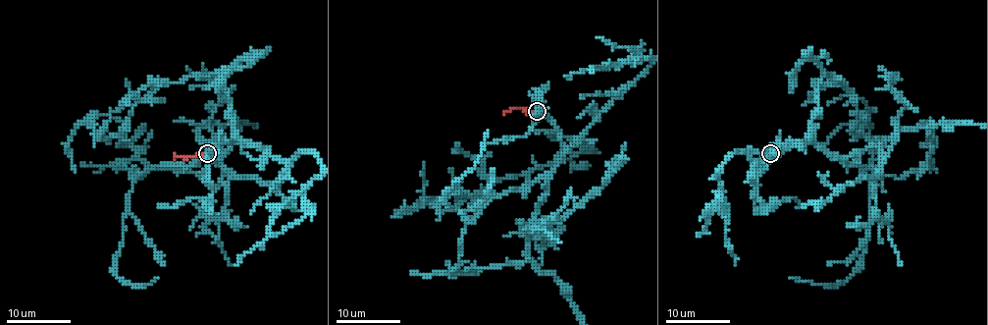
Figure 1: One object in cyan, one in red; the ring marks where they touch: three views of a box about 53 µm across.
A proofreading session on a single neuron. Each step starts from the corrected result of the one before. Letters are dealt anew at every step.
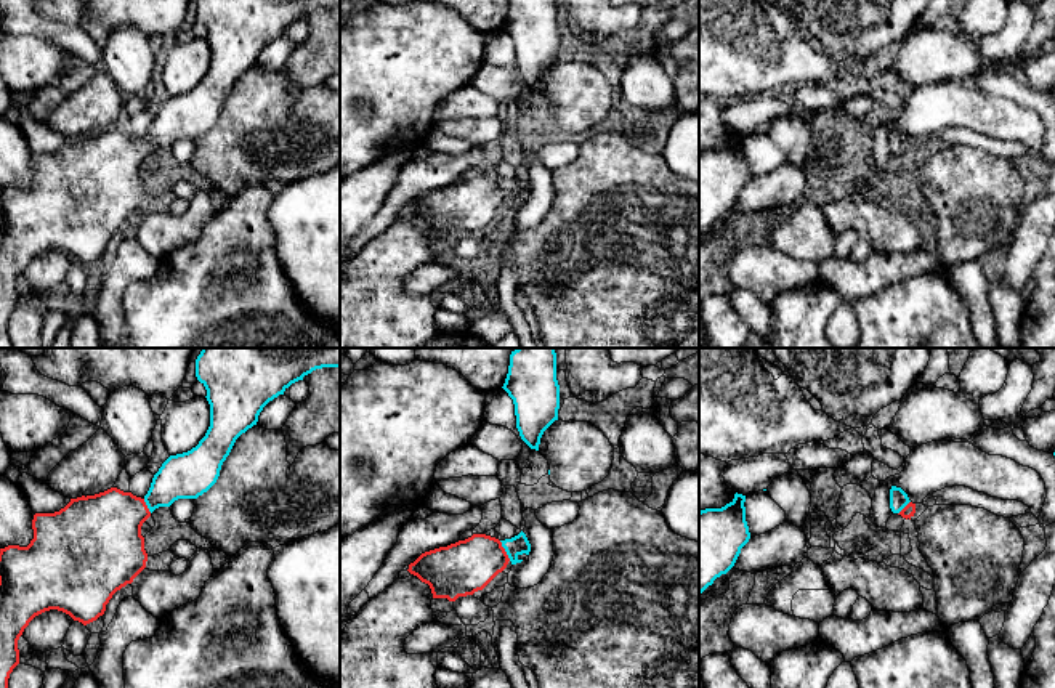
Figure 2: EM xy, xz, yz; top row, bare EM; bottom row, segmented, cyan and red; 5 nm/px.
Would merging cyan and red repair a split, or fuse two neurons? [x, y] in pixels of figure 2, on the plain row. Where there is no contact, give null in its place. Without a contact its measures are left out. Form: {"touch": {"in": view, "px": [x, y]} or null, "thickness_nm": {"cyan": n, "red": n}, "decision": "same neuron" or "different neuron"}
{"touch": {"in": "xz", "px": [505, 191]}, "thickness_nm": {"cyan": 100, "red": 260}, "decision": "same neuron"}

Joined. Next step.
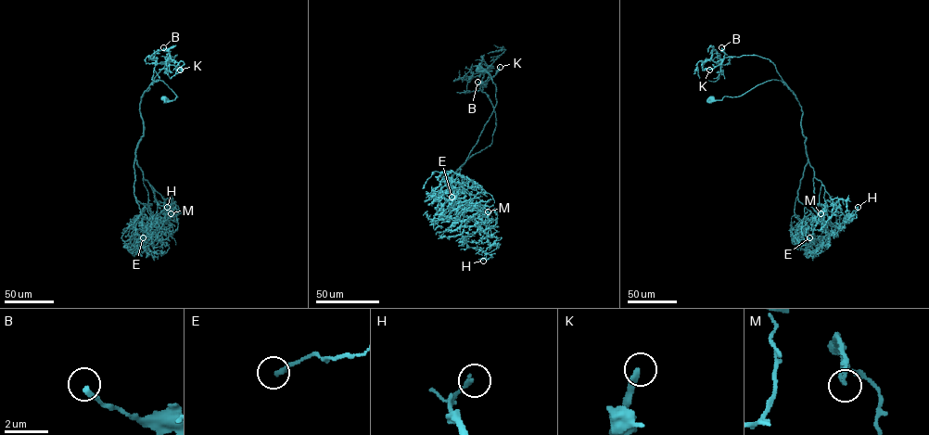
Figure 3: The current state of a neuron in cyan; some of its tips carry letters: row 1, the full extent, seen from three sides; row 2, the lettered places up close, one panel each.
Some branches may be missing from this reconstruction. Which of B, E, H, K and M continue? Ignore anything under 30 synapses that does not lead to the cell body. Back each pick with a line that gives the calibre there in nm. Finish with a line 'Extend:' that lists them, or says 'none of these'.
K: Thickness 240 nm
Extend: K

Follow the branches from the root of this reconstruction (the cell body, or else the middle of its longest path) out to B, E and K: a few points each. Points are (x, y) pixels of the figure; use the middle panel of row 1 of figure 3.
B: (479, 69), (496, 86), (496, 103), (462, 166), (490, 145), (495, 127), (477, 82)
E: (479, 69), (496, 86), (496, 103), (449, 192), (439, 193), (439, 182), (452, 179), (460, 190), (451, 197)
K: (479, 69), (496, 86), (496, 103), (462, 166), (491, 143), (495, 113), (480, 84), (500, 67)

